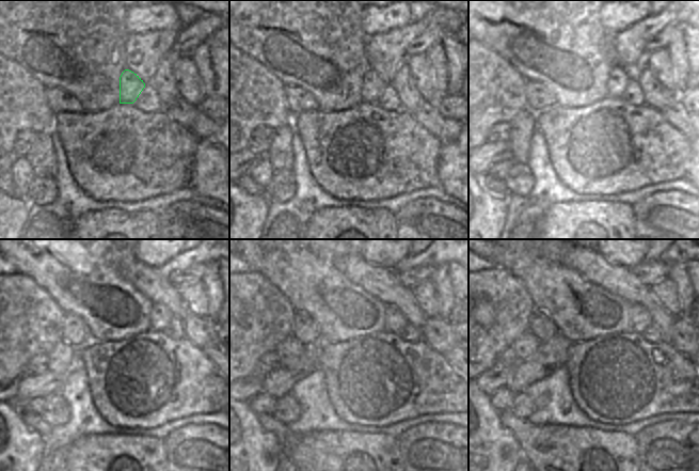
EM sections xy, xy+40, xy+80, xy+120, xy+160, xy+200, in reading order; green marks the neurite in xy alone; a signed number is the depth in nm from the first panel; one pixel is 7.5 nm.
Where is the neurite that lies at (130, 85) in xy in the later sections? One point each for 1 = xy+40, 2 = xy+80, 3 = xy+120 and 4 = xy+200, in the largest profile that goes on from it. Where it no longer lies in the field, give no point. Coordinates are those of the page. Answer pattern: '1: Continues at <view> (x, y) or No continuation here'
1: Continues at xy+40 (372, 87)
2: Continues at xy+80 (618, 79)
3: Continues at xy+120 (159, 316)
4: Continues at xy+200 (640, 318)

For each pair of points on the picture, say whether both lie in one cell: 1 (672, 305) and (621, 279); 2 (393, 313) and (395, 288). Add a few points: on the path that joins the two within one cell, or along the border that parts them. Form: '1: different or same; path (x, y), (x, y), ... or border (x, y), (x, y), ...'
1: different; border (648, 287), (652, 295), (671, 314)
2: different; border (386, 305), (396, 305), (408, 323)

